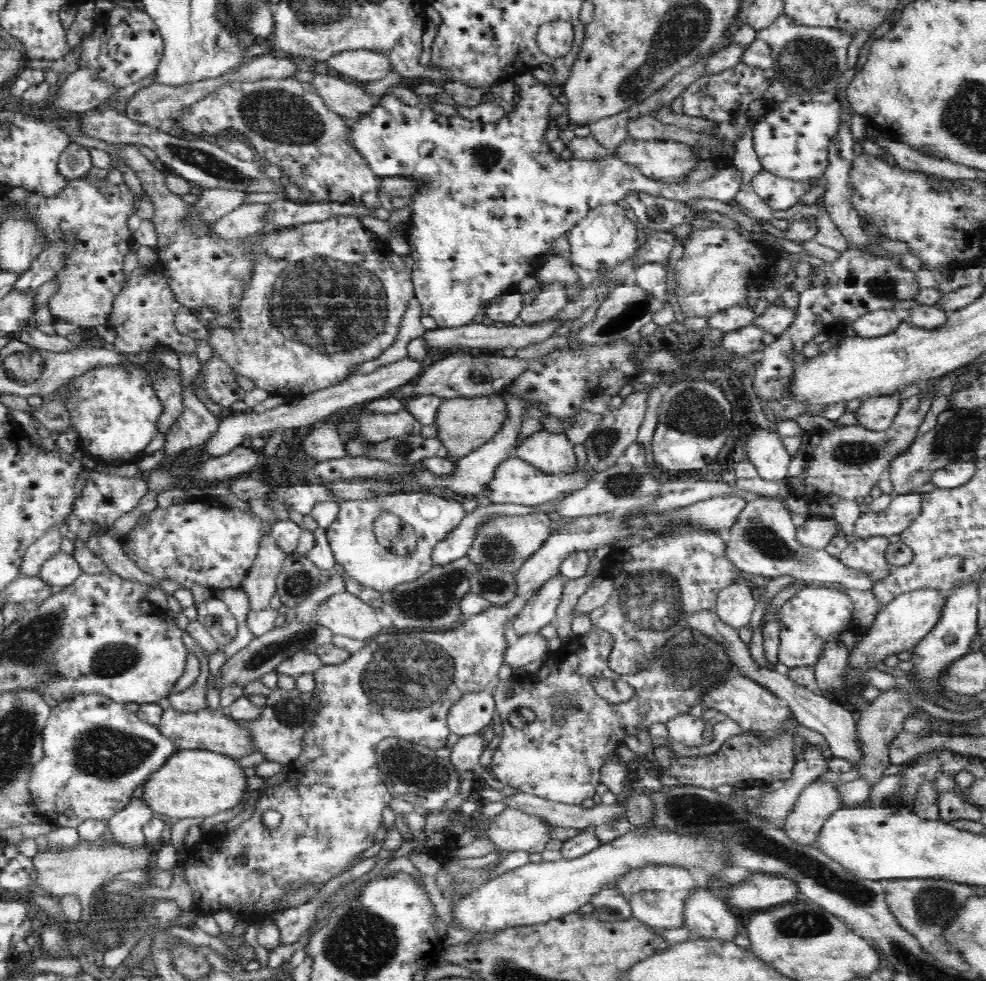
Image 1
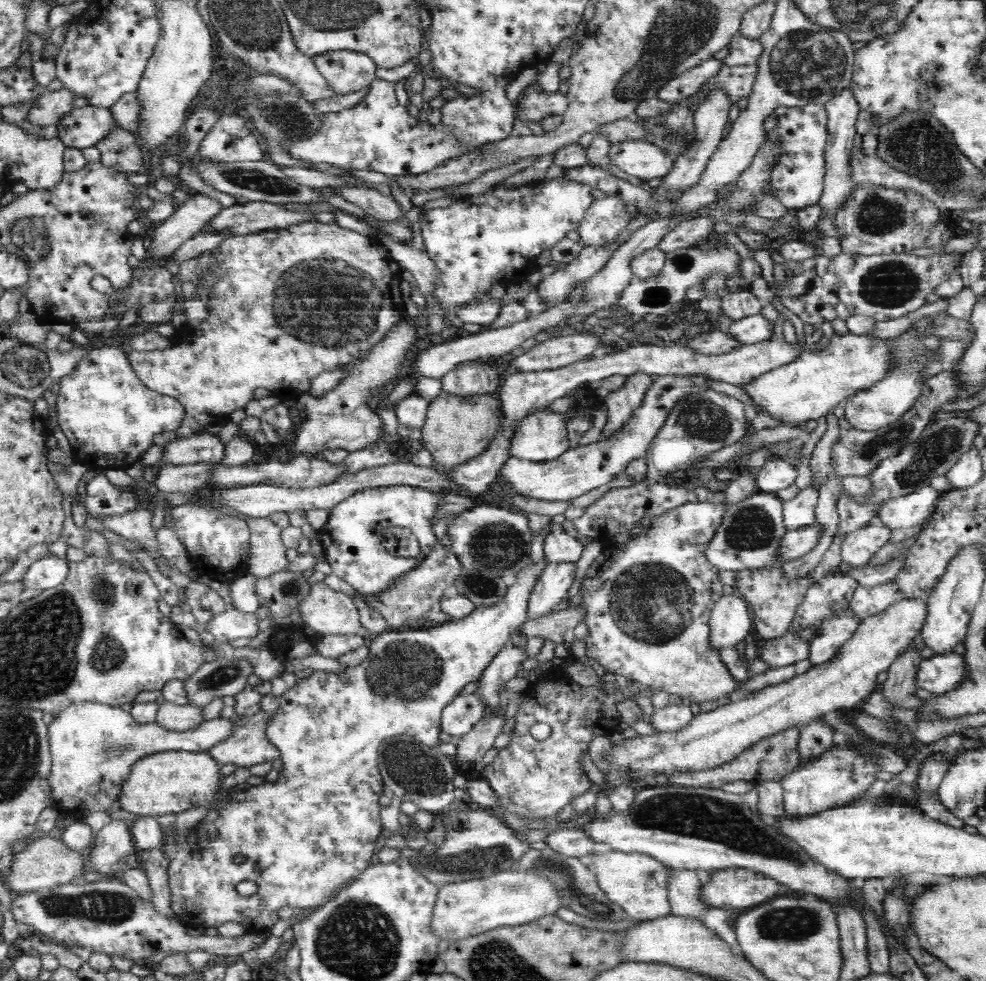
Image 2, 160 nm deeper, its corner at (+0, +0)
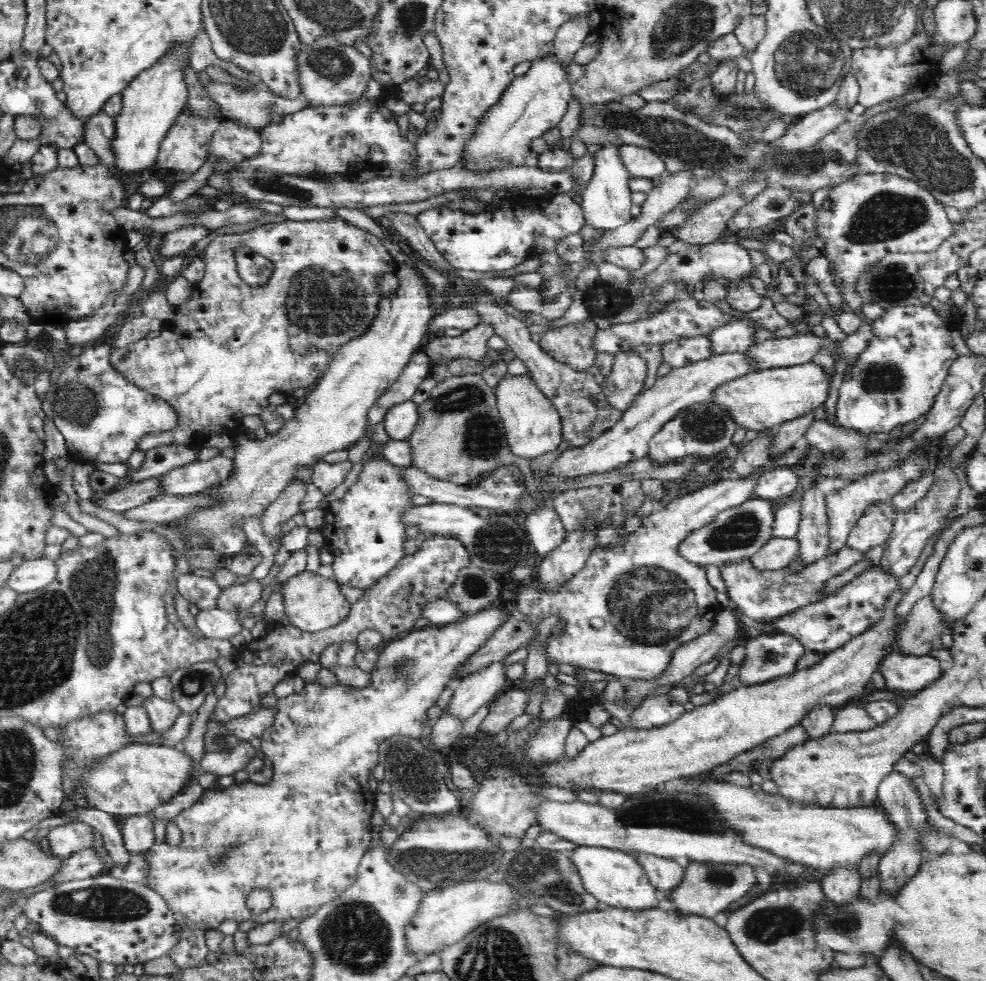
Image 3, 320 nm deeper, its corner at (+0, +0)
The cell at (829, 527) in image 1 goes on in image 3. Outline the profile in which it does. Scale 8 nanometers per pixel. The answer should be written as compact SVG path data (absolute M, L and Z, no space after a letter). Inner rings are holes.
M772 537L756 554L750 556L750 562L757 571L782 570L794 560L798 550L796 538Z

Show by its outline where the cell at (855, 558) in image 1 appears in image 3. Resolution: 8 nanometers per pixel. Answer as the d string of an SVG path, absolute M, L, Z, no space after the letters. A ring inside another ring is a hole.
M893 499L884 502L870 502L856 526L851 528L847 545L860 553L866 553L874 546L885 544L889 539L897 510L893 508Z

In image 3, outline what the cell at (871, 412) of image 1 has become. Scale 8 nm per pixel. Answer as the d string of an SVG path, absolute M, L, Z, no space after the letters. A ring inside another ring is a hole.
M928 303L894 306L871 321L872 338L868 340L864 352L861 352L850 366L850 371L843 373L835 406L835 423L860 432L883 435L891 433L900 425L921 421L933 408L936 395L948 376L951 364L959 357L954 351L952 331L960 326L960 317L960 312L956 316L940 315Z

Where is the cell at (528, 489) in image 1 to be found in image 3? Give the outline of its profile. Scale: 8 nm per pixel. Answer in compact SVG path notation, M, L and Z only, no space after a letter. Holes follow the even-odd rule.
M749 352L715 354L683 367L672 368L667 375L658 377L651 389L637 395L633 404L624 411L620 422L587 445L563 451L562 456L559 455L555 460L560 475L550 472L547 476L582 477L622 469L631 461L649 454L650 438L683 409L688 409L688 406L696 403L710 401L712 394L724 382L756 371L758 371L757 362L749 356Z

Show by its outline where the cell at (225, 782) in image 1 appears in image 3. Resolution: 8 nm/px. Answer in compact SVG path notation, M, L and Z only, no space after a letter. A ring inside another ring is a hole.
M125 745L112 758L104 758L100 766L84 770L84 798L88 806L111 815L131 817L152 813L156 806L176 796L190 778L192 761L180 746Z

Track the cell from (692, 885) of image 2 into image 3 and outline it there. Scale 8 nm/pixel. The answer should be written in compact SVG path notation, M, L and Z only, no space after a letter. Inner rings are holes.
M635 853L632 857L644 867L644 873L658 891L659 900L666 899L668 893L677 888L684 876L684 867L672 862L670 858L658 858L648 853Z

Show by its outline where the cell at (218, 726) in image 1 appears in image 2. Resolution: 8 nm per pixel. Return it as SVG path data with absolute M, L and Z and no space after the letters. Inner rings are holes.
M168 701L158 704L155 722L166 730L184 732L196 728L202 721L202 708L198 706L177 705Z

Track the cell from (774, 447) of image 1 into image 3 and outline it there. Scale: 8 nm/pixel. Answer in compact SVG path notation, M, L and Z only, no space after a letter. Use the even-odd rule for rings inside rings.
M778 467L764 471L757 480L753 494L765 501L778 501L780 498L790 497L798 486L798 477L791 467Z

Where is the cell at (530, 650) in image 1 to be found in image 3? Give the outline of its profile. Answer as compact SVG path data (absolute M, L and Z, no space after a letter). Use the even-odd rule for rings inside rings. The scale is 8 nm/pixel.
M492 663L486 668L456 682L452 686L452 696L447 705L442 708L443 714L448 713L462 722L476 714L476 710L486 703L493 702L503 693L502 686L506 684L503 663Z

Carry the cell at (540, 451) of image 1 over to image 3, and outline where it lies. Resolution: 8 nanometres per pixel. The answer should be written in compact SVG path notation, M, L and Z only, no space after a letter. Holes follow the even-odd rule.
M506 372L494 389L497 410L504 423L509 448L516 456L534 458L546 452L556 450L563 441L563 430L560 427L560 416L546 397L536 386L530 374L512 376Z

